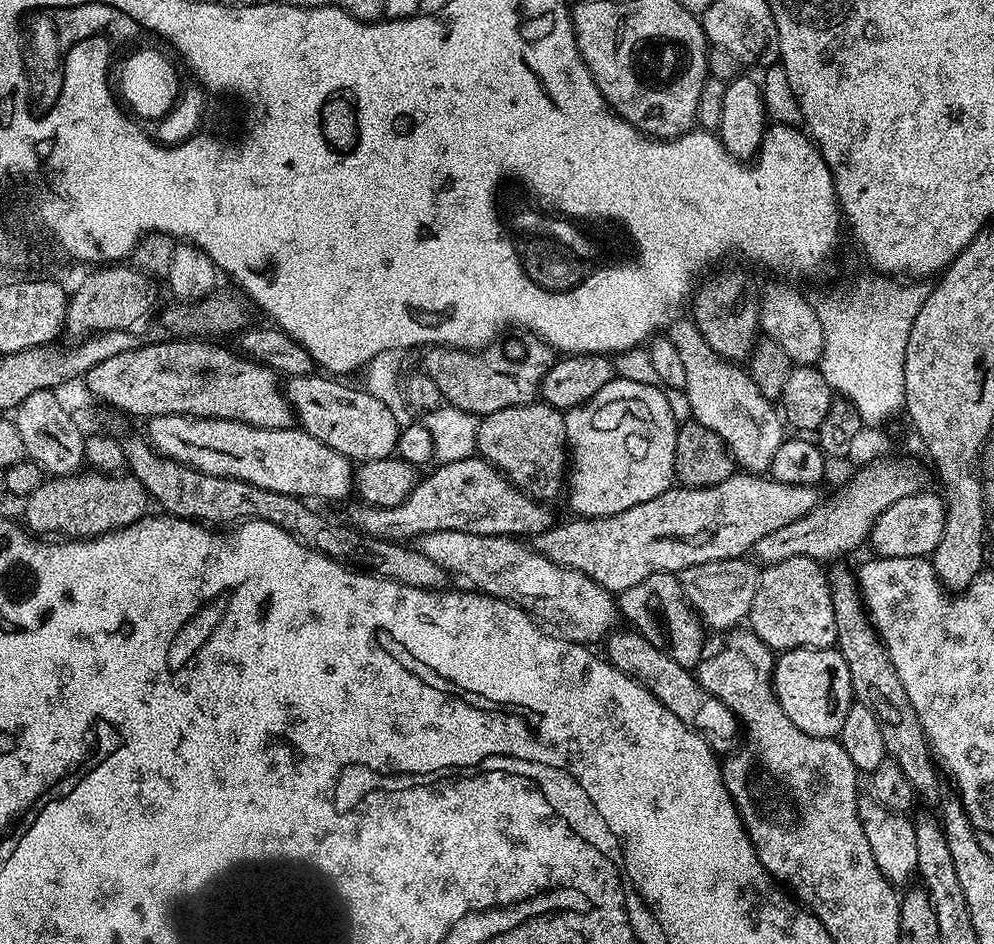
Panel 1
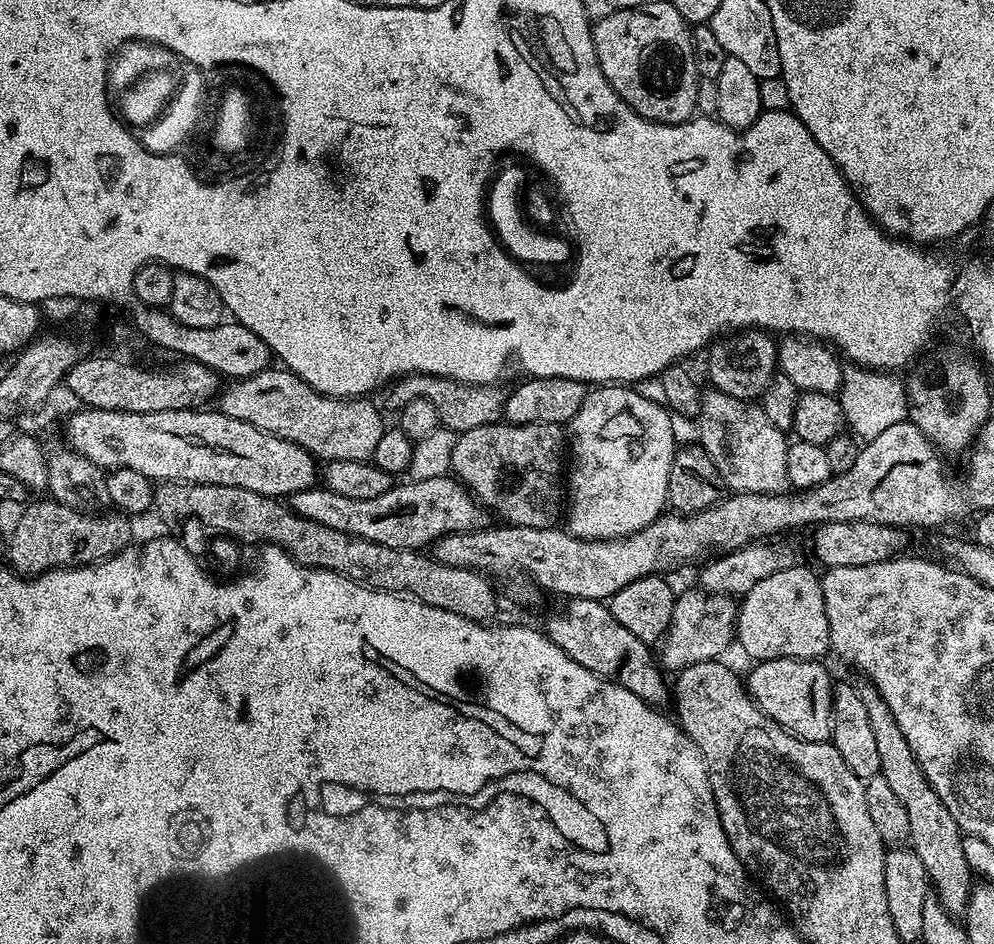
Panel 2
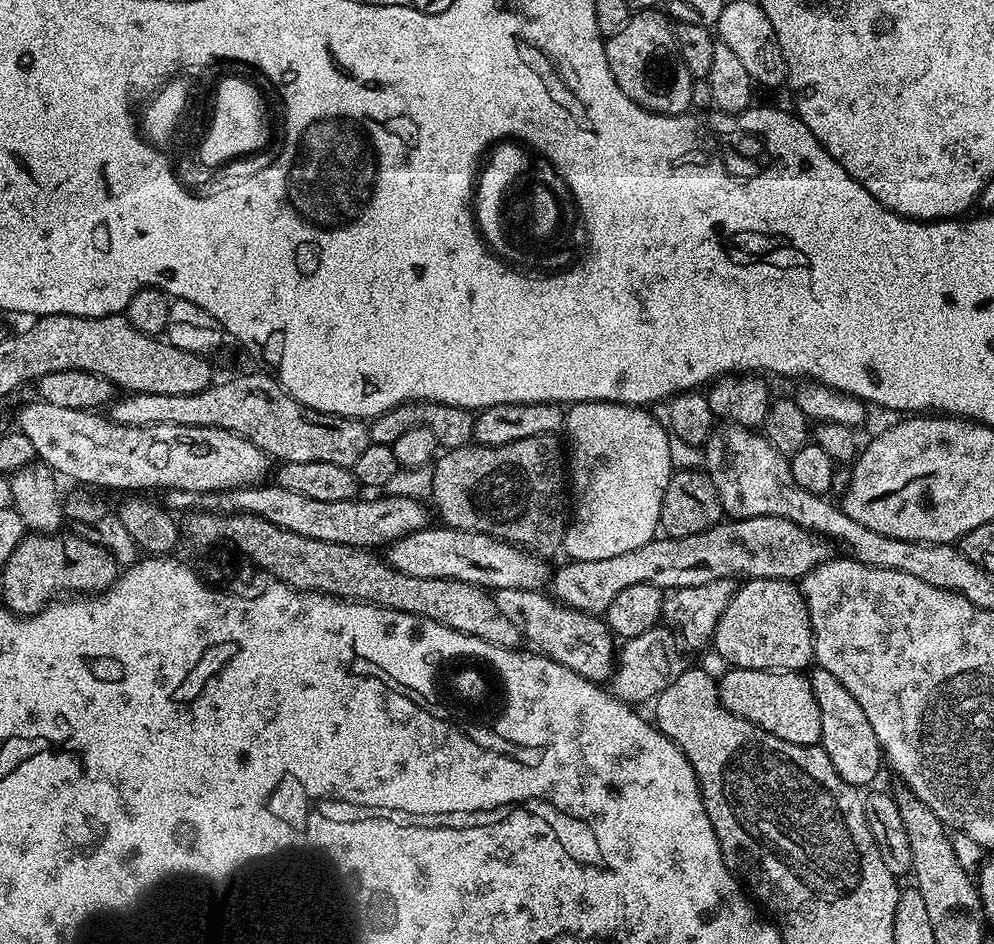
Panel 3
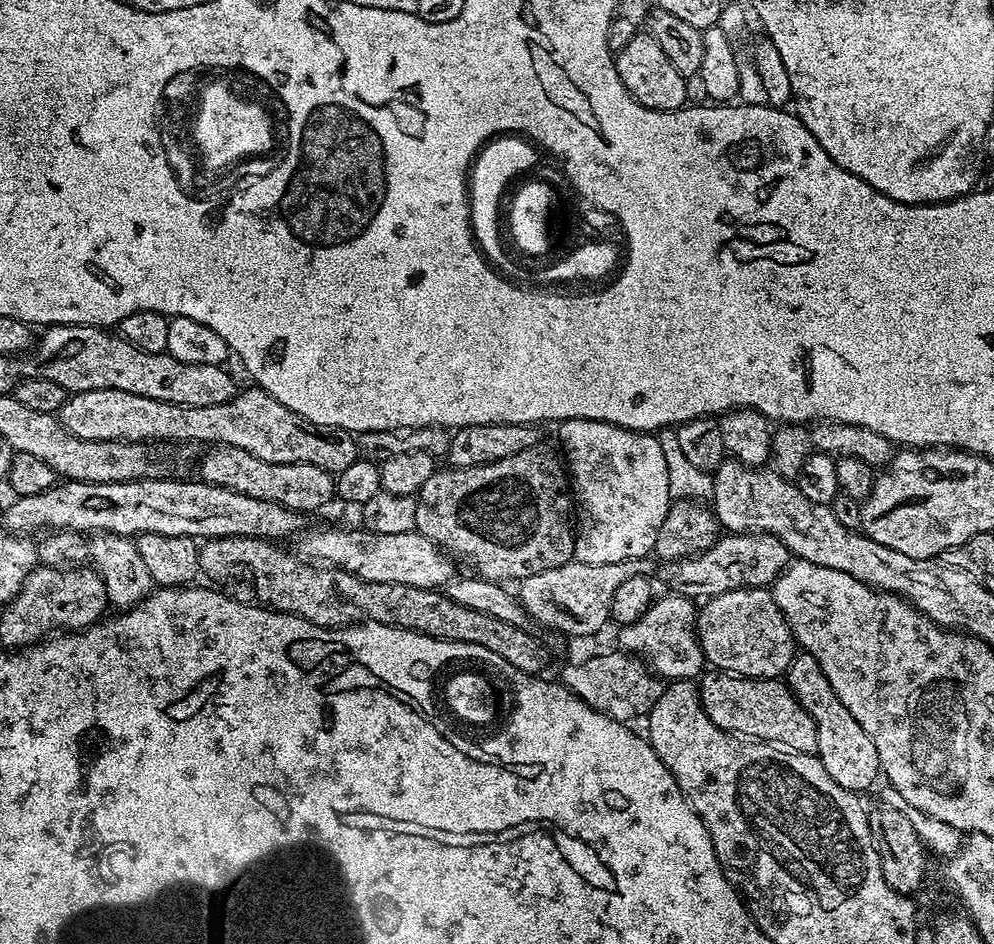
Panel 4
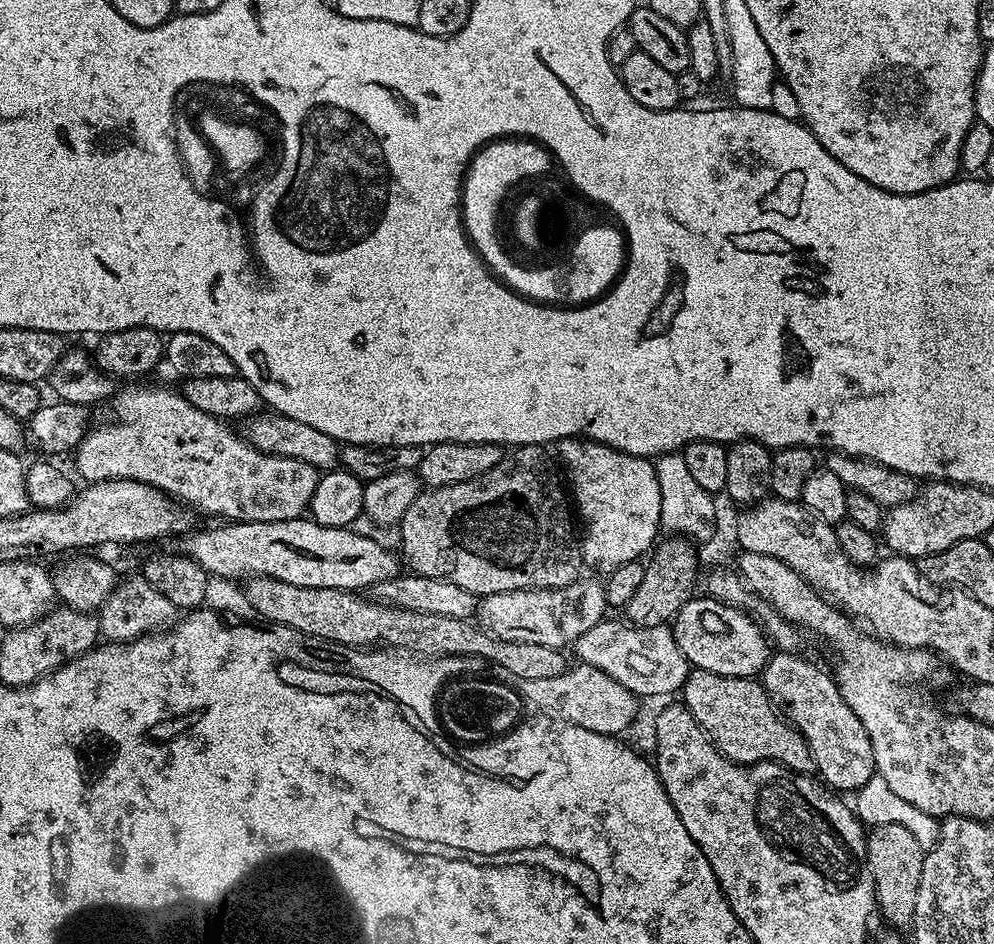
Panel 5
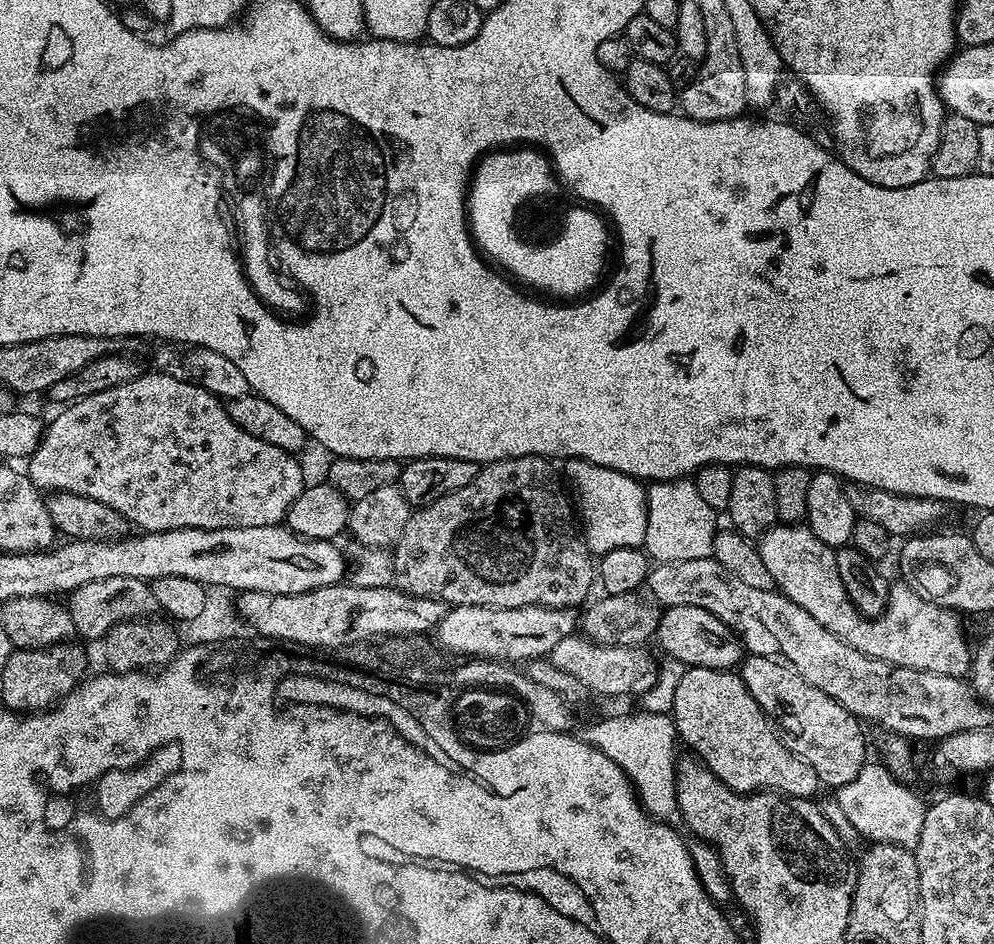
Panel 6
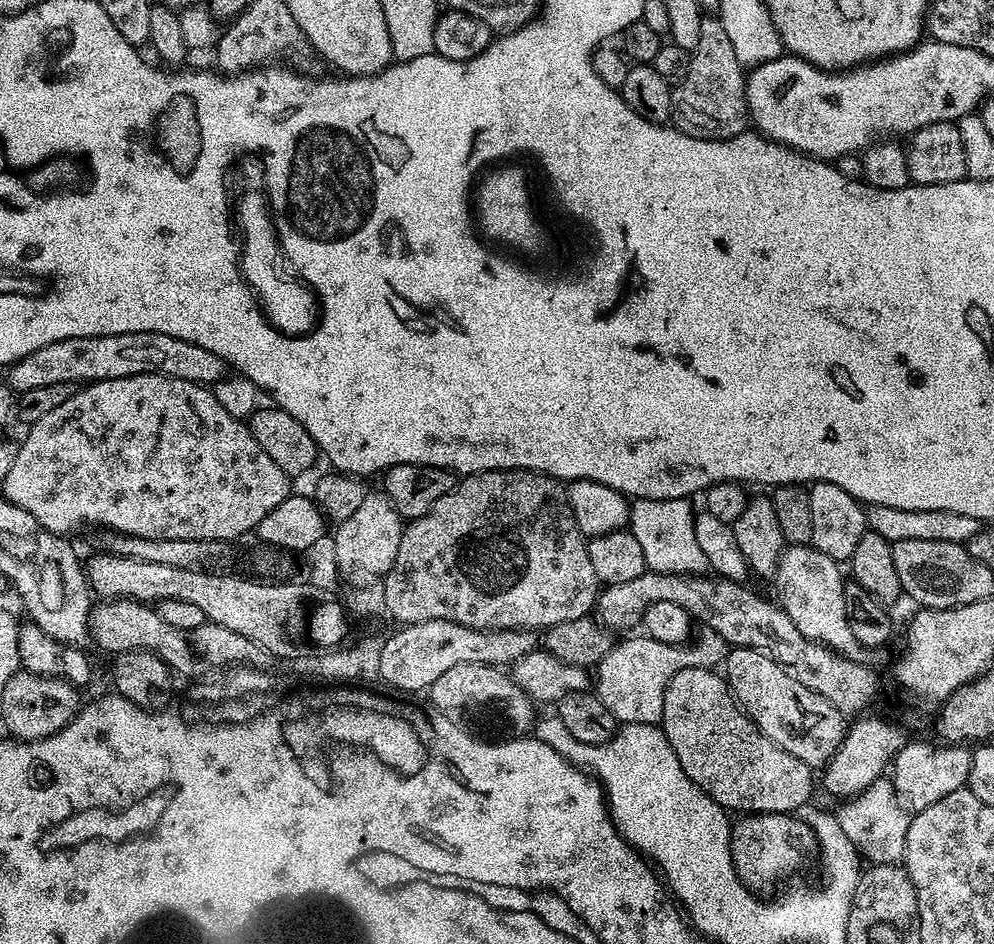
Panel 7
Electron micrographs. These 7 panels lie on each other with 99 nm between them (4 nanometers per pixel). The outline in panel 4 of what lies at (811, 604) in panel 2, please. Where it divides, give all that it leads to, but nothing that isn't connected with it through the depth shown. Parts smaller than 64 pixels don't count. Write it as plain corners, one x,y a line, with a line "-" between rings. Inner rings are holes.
735,588
726,594
705,599
696,614
696,636
704,651
704,659
713,669
730,672
734,676
749,676
755,680
774,680
787,673
790,662
795,658
798,645
790,626
778,610
771,591
763,588

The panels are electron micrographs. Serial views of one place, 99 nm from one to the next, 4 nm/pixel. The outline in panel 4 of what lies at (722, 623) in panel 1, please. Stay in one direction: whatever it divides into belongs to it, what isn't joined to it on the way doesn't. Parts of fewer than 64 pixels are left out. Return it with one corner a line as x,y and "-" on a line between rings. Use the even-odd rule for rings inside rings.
624,650
608,652
605,656
592,656
581,664
568,664
558,676
559,683
570,689
586,706
606,714
612,720
632,722
635,716
647,717
648,712
662,698
666,684
653,674
643,659

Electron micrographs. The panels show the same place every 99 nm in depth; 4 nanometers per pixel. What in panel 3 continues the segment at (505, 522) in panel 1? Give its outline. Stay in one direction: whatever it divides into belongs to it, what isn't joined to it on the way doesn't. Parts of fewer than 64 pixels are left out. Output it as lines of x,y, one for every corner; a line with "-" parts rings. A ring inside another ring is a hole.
264,482
259,486
230,488
218,492
209,492
203,497
203,507
217,514
245,512
251,516
266,518
282,530
294,530
302,538
318,538
322,542
338,542
355,548
379,549
429,527
428,512
421,501
409,496
389,496
380,494
377,500
343,500
342,502
317,502
315,498
306,498
306,494
294,494
275,482

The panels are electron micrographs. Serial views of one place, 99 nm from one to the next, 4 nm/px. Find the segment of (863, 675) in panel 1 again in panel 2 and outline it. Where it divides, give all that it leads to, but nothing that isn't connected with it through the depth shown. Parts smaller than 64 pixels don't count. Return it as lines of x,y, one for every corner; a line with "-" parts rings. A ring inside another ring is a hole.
864,678
857,679
855,685
862,702
866,702
866,710
870,714
870,726
874,726
874,739
878,745
880,763
879,775
886,778
886,782
897,795
898,802
906,806
906,815
910,818
908,835
910,847
918,854
918,858
922,858
922,866
926,866
931,891
942,902
944,909
953,914
963,913
968,907
968,899
972,893
974,873
966,862
966,853
962,851
964,836
958,822
954,822
954,814
946,810
942,798
934,794
934,786
930,786
926,774
922,774
914,758
914,750
910,750
910,742
906,742
894,714
888,708
888,703
879,689

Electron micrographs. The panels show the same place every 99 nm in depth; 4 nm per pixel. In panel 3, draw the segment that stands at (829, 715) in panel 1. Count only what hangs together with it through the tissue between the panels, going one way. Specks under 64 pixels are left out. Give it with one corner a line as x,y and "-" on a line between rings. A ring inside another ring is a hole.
749,668
727,669
728,673
719,677
720,701
736,716
754,722
762,730
782,738
786,742
794,742
802,746
820,744
822,734
822,718
818,710
818,698
814,698
812,681
803,671
775,672
774,670
750,670

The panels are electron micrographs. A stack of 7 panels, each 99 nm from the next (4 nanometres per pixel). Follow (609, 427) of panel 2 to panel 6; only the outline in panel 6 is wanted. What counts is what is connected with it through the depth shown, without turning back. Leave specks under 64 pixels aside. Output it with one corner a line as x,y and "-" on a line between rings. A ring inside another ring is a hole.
574,460
563,461
563,475
568,475
567,483
572,483
574,508
578,513
578,524
582,529
584,544
593,557
605,556
610,550
619,548
639,548
646,538
646,498
645,485
633,476
610,470
601,464

